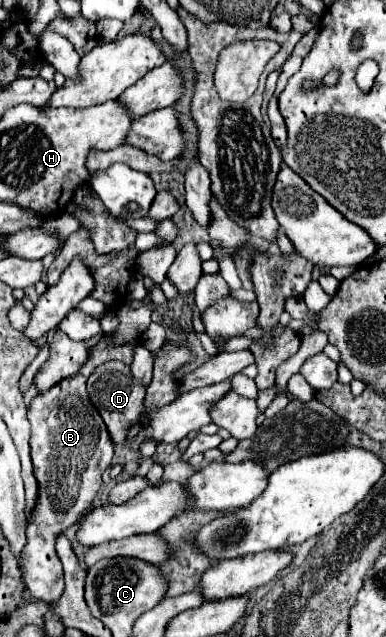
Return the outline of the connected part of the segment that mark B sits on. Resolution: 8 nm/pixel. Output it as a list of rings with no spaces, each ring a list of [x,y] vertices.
[[[105,333],[91,349],[91,359],[79,369],[79,373],[55,383],[49,391],[35,395],[27,411],[27,419],[31,423],[31,459],[39,481],[39,499],[27,525],[27,543],[21,551],[19,569],[29,595],[45,601],[47,605],[57,601],[63,593],[63,569],[55,553],[55,537],[87,513],[101,487],[101,477],[113,459],[111,437],[101,415],[97,411],[87,411],[89,397],[85,389],[87,377],[101,363],[117,359],[131,365],[133,351],[141,345],[141,339],[115,345],[113,337],[115,333]]]

